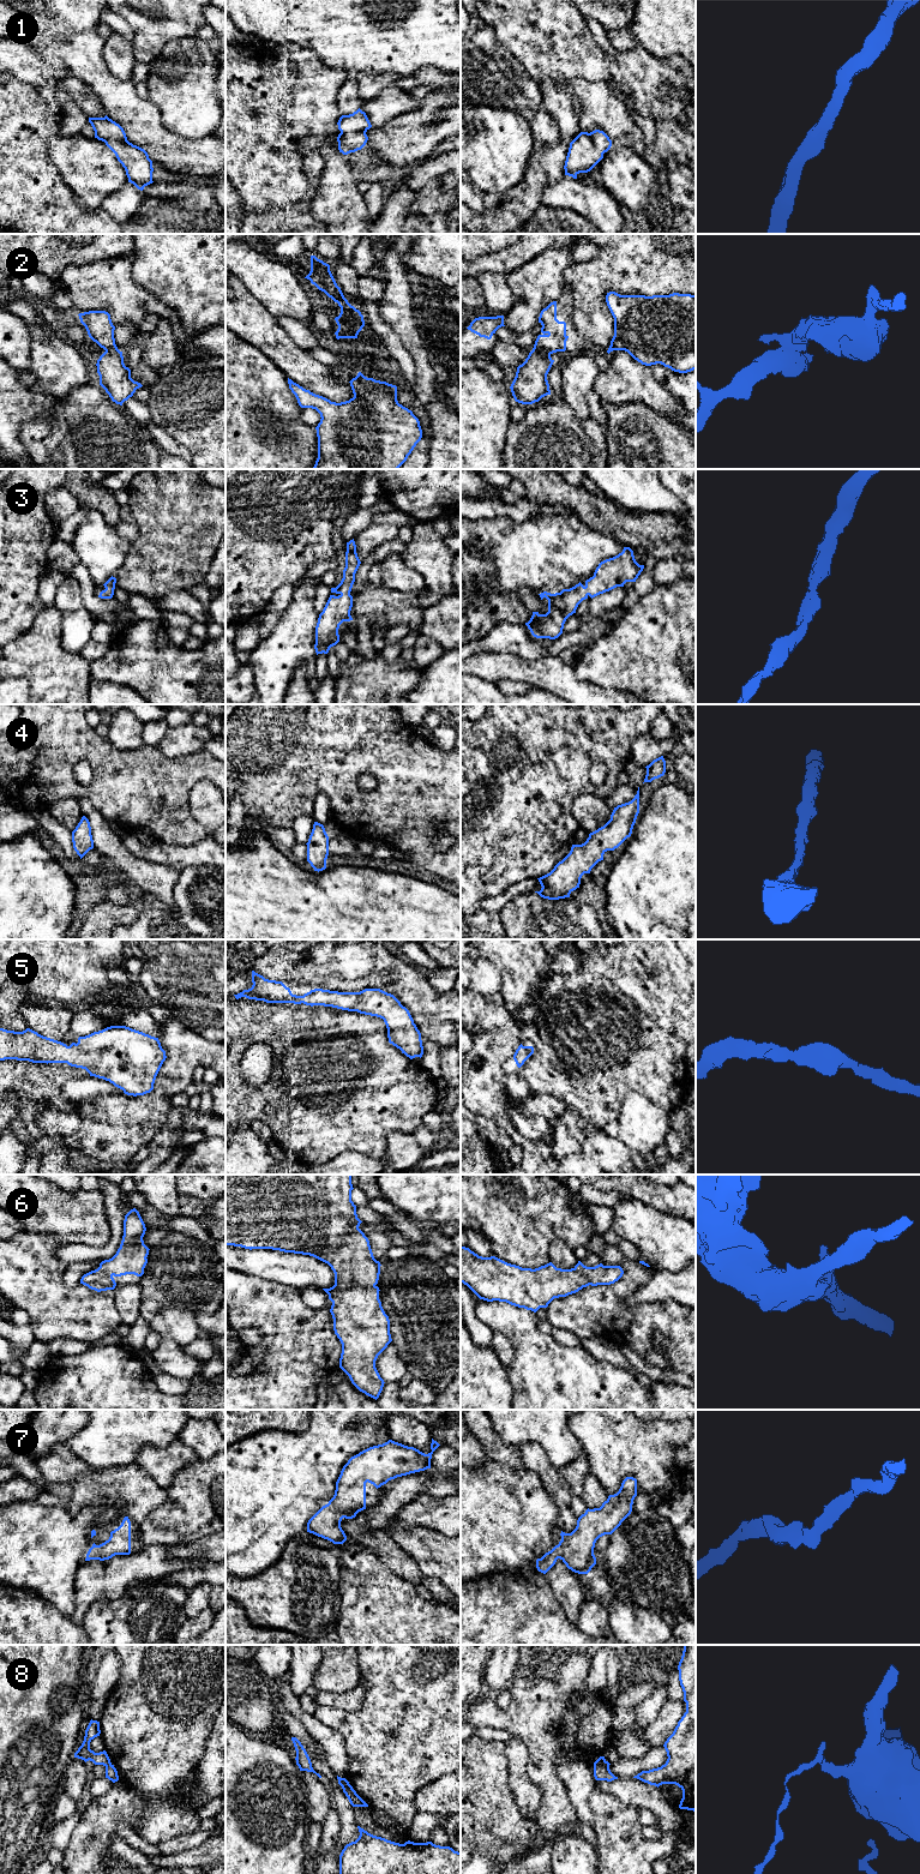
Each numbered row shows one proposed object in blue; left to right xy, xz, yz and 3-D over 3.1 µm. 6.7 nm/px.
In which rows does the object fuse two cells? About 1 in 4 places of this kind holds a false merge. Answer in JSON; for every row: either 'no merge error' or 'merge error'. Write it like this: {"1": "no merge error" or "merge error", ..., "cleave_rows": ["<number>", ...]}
{"1": "no merge error", "2": "merge error", "3": "no merge error", "4": "no merge error", "5": "no merge error", "6": "no merge error", "7": "no merge error", "8": "merge error", "cleave_rows": ["2", "8"]}

